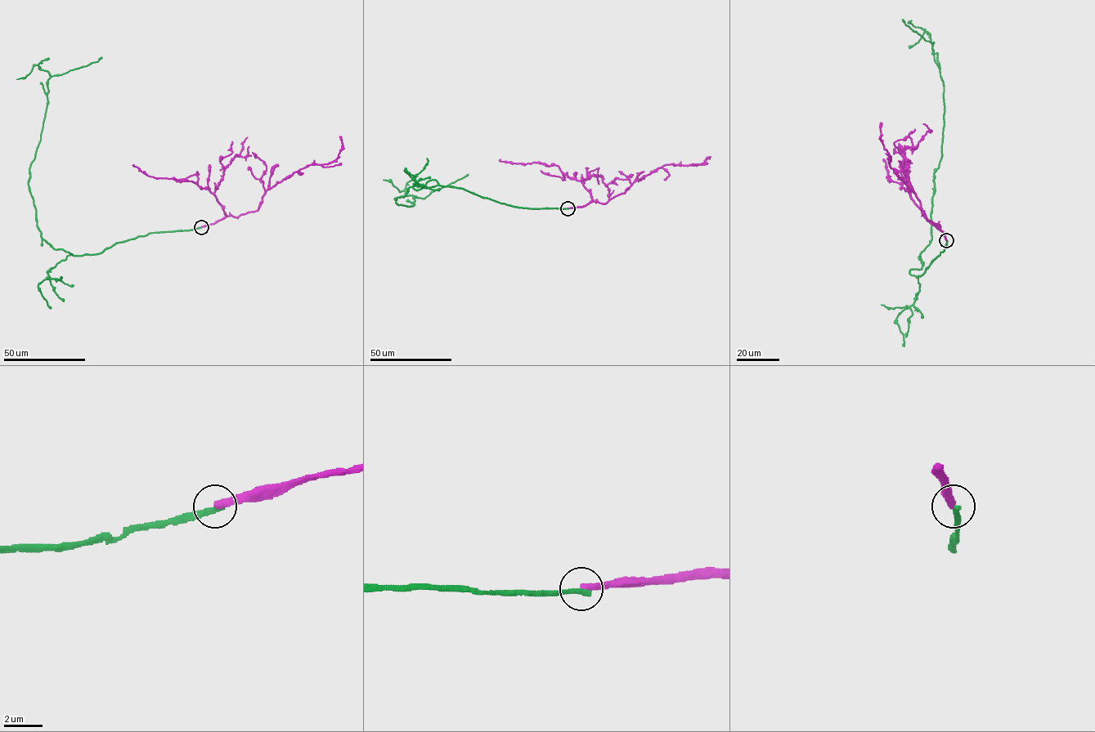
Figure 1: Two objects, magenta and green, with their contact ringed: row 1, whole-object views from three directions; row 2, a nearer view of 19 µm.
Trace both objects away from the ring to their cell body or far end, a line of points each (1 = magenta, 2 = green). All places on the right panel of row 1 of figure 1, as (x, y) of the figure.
1: (946, 240), (937, 226), (940, 225), (927, 220), (920, 200), (890, 167), (890, 158), (881, 138), (881, 122)
2: (946, 240), (922, 274), (909, 273), (922, 268), (918, 256), (931, 239), (944, 88), (934, 43), (902, 19)

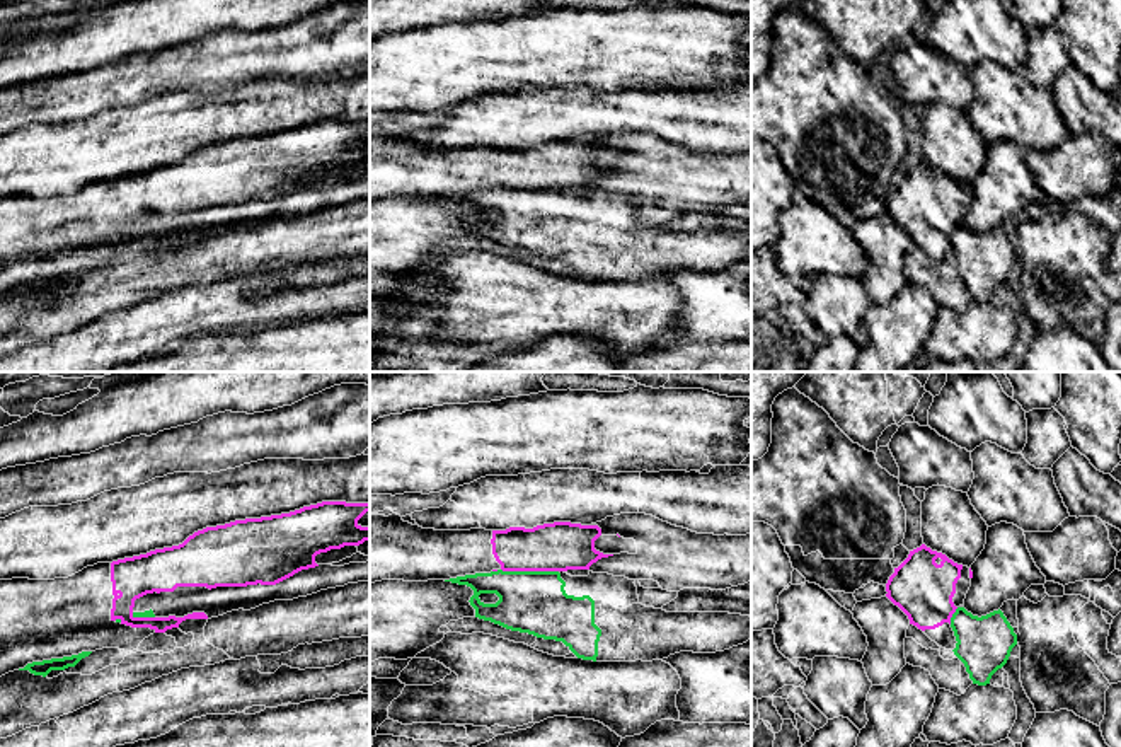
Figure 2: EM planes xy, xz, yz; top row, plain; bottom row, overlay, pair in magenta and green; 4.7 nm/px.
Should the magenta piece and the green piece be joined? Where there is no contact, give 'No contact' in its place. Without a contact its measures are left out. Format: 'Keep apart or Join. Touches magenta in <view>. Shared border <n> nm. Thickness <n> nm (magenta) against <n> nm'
Keep apart. Touches magenta in xz. Shared border 280 nm. Thickness 240 nm (magenta) against 300 nm

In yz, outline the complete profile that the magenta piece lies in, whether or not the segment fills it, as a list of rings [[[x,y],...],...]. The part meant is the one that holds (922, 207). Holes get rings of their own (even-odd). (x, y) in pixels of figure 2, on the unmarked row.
[[[925,162],[910,169],[886,201],[886,215],[946,268],[956,266],[951,235],[964,222],[973,189]]]

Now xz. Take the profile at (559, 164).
[[[370,133],[370,201],[382,198],[428,200],[450,198],[491,189],[567,189],[589,188],[593,181],[613,172],[595,167],[601,153],[598,143],[554,140],[533,147],[506,148],[434,148],[404,140],[400,133]]]

